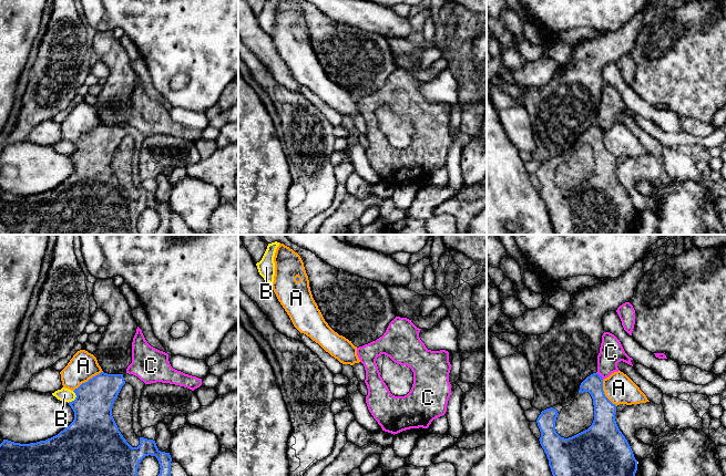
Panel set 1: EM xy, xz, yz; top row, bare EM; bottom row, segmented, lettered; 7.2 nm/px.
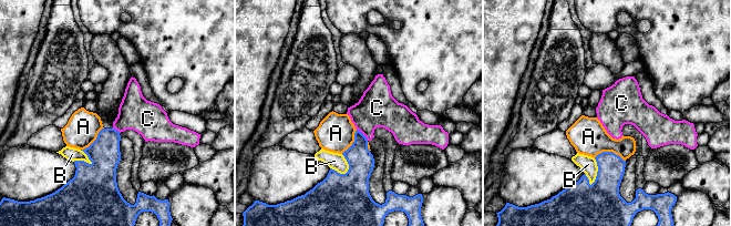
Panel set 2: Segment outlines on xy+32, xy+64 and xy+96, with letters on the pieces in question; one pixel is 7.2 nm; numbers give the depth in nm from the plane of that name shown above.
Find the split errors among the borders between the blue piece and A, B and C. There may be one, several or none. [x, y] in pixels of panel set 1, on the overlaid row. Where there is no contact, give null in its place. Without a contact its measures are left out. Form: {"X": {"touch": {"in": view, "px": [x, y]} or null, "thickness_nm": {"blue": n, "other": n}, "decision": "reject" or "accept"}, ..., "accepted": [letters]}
{"A": {"touch": {"in": "xy", "px": [89, 380]}, "thickness_nm": {"blue": 280, "other": 200}, "decision": "reject"}, "B": {"touch": {"in": "xy", "px": [75, 399]}, "thickness_nm": {"blue": 320, "other": 100}, "decision": "reject"}, "C": {"touch": {"in": "yz", "px": [600, 375]}, "thickness_nm": {"blue": 150, "other": 180}, "decision": "reject"}, "accepted": []}

